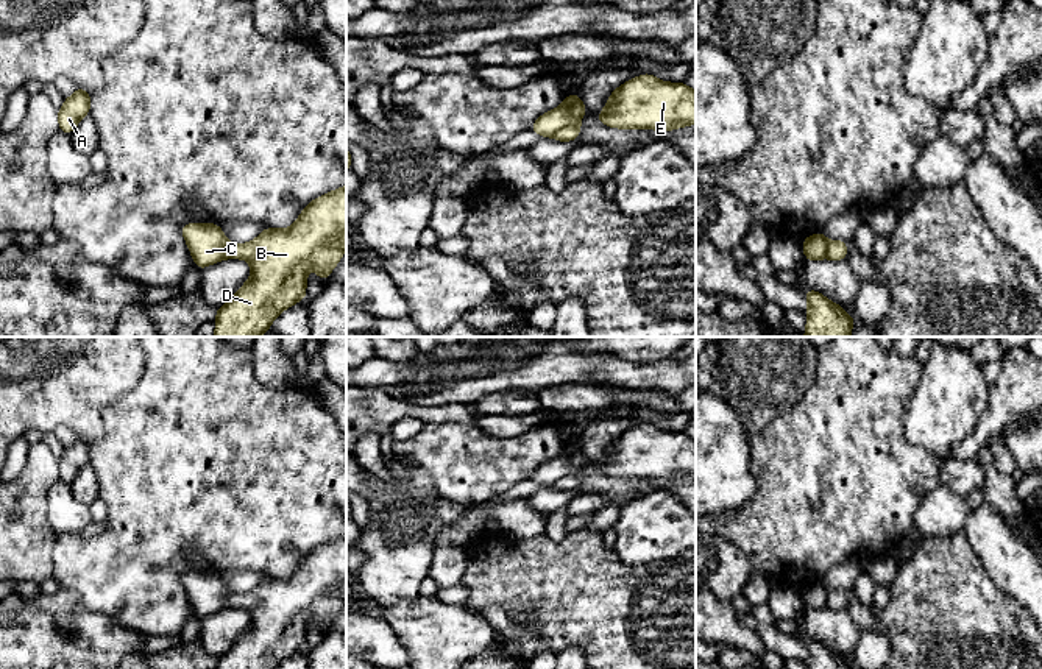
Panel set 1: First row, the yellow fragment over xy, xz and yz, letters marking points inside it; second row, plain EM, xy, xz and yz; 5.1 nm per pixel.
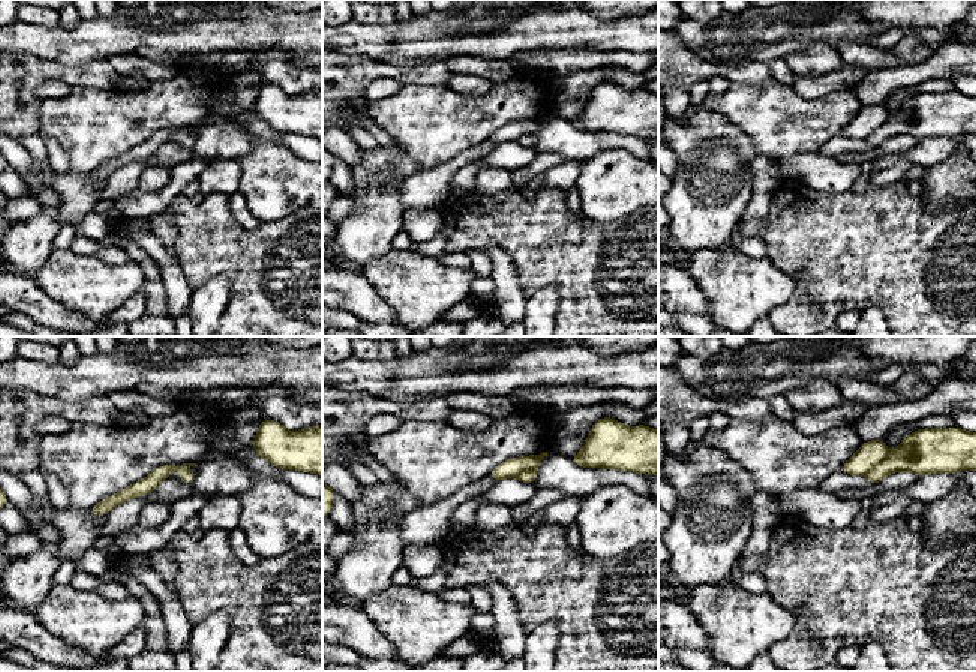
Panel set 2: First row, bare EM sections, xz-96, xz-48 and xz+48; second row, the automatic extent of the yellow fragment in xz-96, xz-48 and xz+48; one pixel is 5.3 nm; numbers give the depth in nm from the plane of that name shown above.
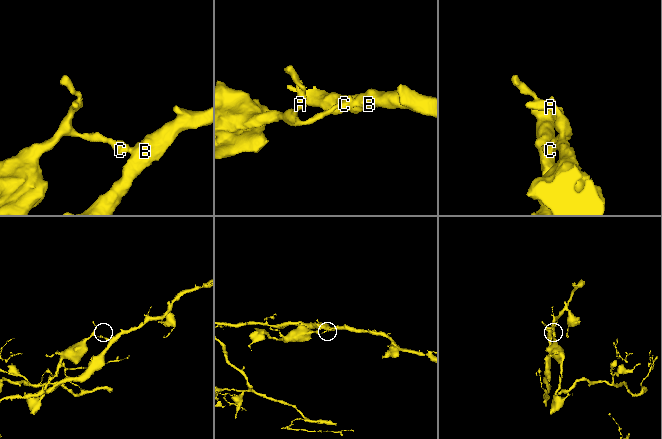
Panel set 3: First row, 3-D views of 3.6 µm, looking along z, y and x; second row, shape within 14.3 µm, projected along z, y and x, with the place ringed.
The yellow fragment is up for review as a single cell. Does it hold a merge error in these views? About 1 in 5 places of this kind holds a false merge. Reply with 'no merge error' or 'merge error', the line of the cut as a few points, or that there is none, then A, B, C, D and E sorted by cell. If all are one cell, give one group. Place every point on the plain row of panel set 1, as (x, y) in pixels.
merge error | xz (577, 468), (552, 485) | A C / B D E

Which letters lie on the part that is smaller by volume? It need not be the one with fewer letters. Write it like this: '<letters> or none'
A, C

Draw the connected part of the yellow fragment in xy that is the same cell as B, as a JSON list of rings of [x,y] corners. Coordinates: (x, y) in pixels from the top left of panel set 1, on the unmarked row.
[[[346,535],[312,549],[290,577],[265,577],[250,593],[225,594],[225,608],[245,608],[251,624],[215,669],[275,669],[306,649],[310,618],[326,630],[345,600]]]

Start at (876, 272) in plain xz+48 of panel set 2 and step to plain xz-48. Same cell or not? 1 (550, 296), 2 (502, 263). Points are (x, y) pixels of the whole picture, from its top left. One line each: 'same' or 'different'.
1: different
2: different

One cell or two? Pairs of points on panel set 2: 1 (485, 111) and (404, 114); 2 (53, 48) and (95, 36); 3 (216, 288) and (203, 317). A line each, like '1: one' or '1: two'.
1: one
2: one
3: one

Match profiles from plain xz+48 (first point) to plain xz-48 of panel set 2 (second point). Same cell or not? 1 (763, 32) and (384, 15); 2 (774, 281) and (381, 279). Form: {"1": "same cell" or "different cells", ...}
{"1": "different cells", "2": "same cell"}

